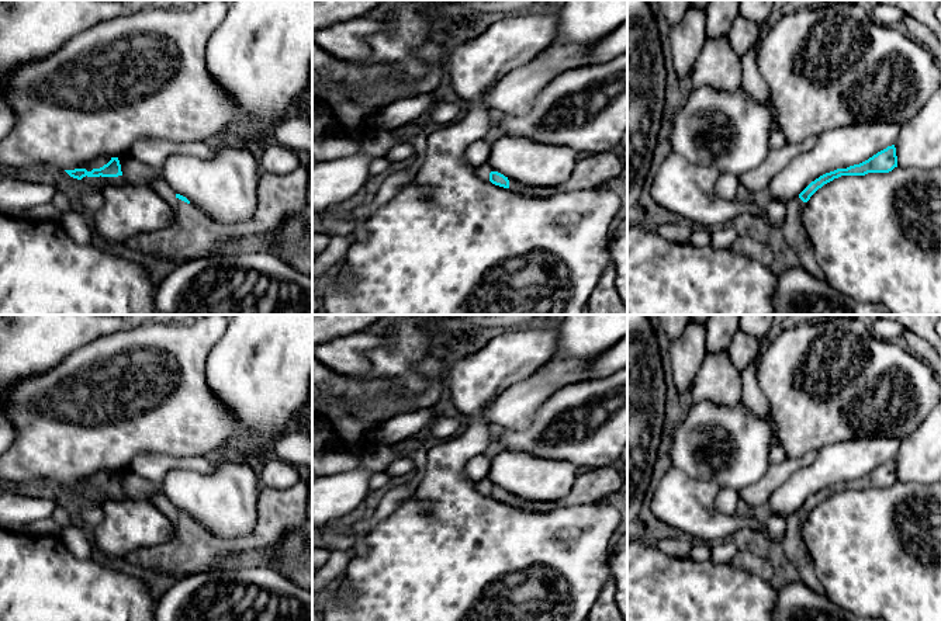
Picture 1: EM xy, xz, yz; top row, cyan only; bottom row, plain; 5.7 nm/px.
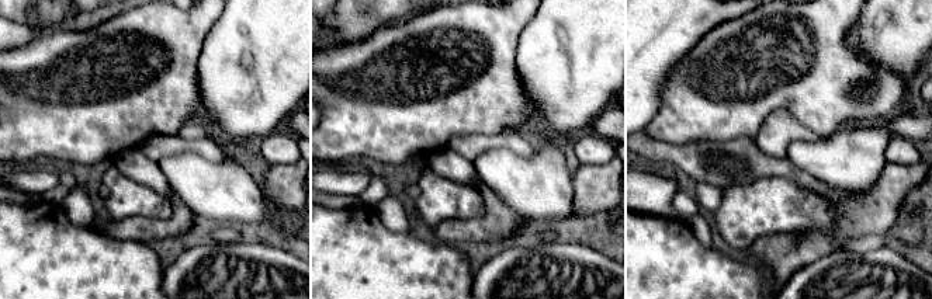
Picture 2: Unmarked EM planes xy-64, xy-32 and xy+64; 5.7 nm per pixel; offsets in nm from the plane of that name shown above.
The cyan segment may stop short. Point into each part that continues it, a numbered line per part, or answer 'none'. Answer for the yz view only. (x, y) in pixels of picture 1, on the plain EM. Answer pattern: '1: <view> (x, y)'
1: yz (794, 547)

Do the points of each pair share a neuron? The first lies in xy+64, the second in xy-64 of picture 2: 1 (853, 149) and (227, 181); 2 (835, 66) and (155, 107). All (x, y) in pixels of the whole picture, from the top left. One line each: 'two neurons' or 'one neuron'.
1: one neuron
2: one neuron

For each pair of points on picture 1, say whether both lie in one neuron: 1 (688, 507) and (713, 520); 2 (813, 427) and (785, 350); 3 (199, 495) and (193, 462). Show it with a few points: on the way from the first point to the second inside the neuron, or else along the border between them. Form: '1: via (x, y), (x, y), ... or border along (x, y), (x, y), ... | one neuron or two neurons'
1: via (694, 513), (701, 520), (708, 520) | one neuron
2: via (808, 408), (788, 388), (788, 370) | one neuron
3: border along (215, 460), (206, 474), (170, 469), (163, 482) | two neurons

